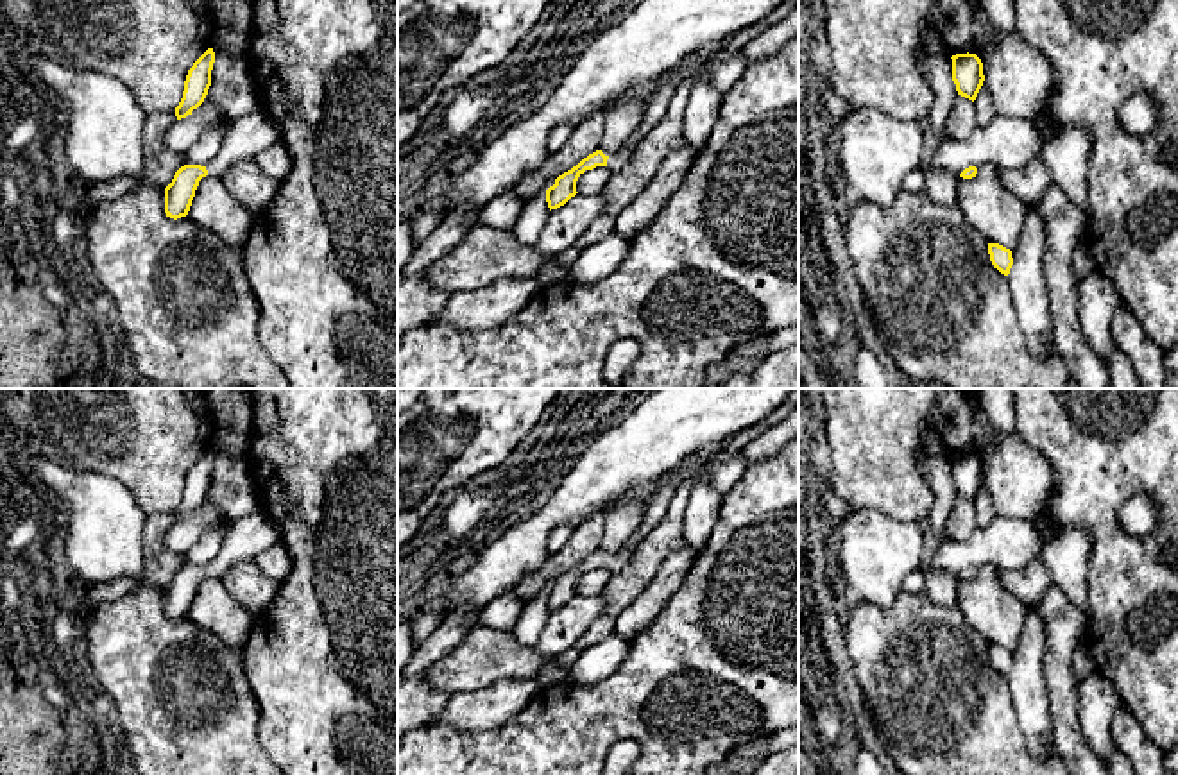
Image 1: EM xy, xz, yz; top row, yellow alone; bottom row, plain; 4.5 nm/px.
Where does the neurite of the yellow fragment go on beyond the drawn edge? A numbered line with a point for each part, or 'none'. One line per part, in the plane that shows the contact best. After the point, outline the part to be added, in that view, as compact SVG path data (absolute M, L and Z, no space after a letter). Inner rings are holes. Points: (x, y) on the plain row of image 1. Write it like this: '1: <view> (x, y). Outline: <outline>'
1: xz (618, 561). Outline: M625 549L625 551L610 555L609 560L607 560L607 569L610 573L621 571L628 564L632 551L634 549Z

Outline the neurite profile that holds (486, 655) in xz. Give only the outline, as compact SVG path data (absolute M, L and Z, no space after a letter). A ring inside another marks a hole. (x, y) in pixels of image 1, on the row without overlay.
M700 471L677 487L664 519L646 533L632 551L628 564L612 573L610 582L602 591L603 614L575 646L555 657L544 657L534 648L523 646L512 632L476 625L458 646L426 669L424 680L448 694L455 694L482 689L499 678L535 678L550 660L569 668L584 650L614 634L618 616L655 578L661 562L686 546L682 524L687 494L698 480Z

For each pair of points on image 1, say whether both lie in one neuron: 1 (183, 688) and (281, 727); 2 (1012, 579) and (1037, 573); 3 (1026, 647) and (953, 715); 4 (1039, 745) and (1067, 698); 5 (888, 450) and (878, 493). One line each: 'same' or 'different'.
1: different
2: same
3: different
4: different
5: same

